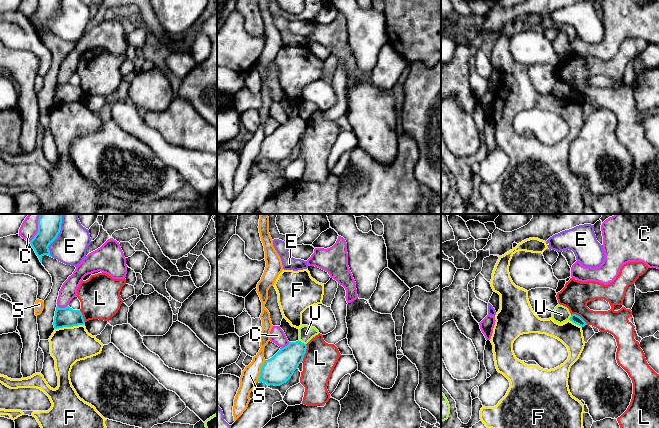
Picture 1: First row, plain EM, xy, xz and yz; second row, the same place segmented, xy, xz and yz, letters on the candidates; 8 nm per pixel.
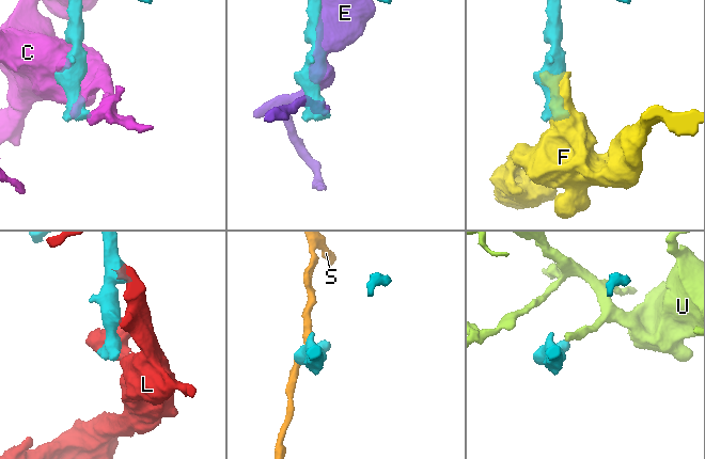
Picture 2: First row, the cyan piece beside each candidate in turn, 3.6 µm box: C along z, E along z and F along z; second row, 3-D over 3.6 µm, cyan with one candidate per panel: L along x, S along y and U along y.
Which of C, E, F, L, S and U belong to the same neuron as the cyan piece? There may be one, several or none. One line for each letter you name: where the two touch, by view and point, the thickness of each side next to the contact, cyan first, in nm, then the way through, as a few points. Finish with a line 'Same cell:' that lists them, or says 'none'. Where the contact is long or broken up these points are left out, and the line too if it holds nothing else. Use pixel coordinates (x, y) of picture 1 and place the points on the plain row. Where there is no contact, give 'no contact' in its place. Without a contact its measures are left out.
Same cell: none

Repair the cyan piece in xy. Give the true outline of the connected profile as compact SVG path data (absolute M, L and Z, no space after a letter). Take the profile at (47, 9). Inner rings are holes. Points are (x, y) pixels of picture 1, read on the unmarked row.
M38 0L38 8L30 17L32 24L42 39L44 31L50 31L49 21L57 14L61 0Z

